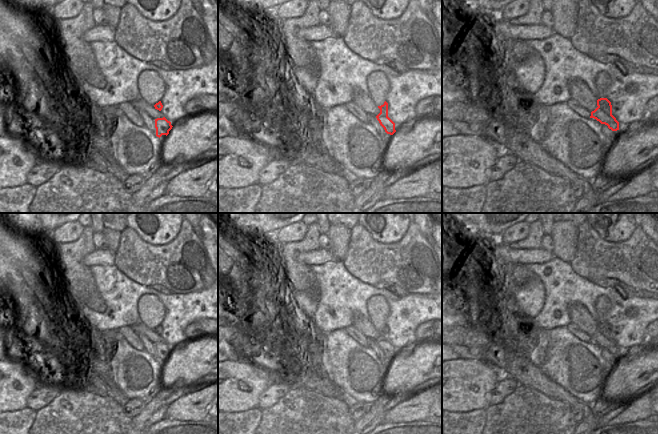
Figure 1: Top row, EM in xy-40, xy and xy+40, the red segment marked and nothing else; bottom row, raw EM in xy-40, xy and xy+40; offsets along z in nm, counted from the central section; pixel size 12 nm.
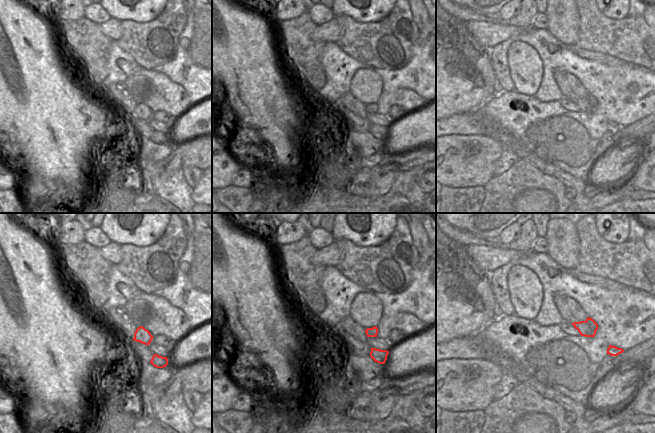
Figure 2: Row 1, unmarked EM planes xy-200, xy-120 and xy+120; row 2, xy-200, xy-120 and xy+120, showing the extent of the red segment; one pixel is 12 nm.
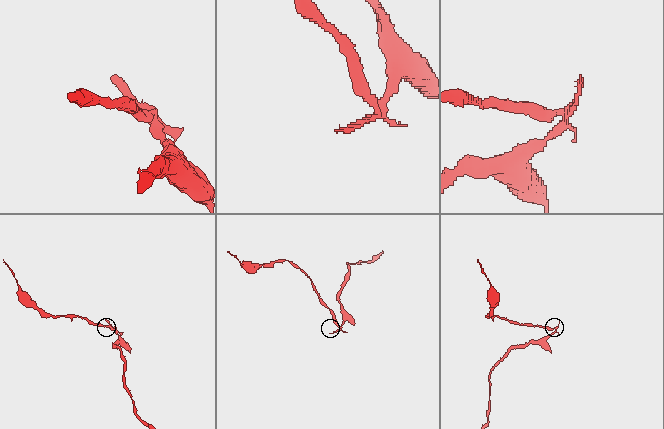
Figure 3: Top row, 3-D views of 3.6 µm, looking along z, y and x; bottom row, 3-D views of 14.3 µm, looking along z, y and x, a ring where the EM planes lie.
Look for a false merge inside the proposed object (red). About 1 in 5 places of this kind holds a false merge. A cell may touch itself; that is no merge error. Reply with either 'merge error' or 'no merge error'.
merge error

